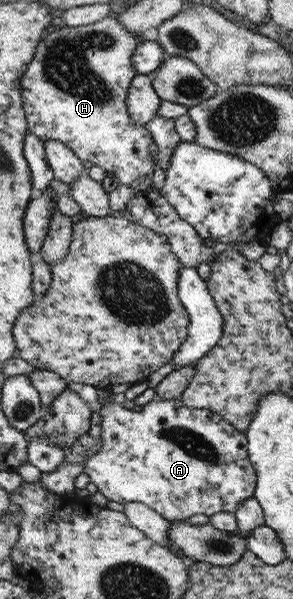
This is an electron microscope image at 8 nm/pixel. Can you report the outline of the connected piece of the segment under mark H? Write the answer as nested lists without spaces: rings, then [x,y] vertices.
[[[111,16],[86,26],[62,25],[43,35],[21,81],[30,130],[43,143],[49,140],[65,142],[79,159],[102,167],[107,174],[116,175],[121,185],[128,186],[146,184],[153,174],[153,160],[149,156],[149,145],[153,142],[150,131],[147,126],[134,125],[130,121],[126,100],[131,80],[137,74],[132,55],[142,34],[127,31],[118,18]]]

